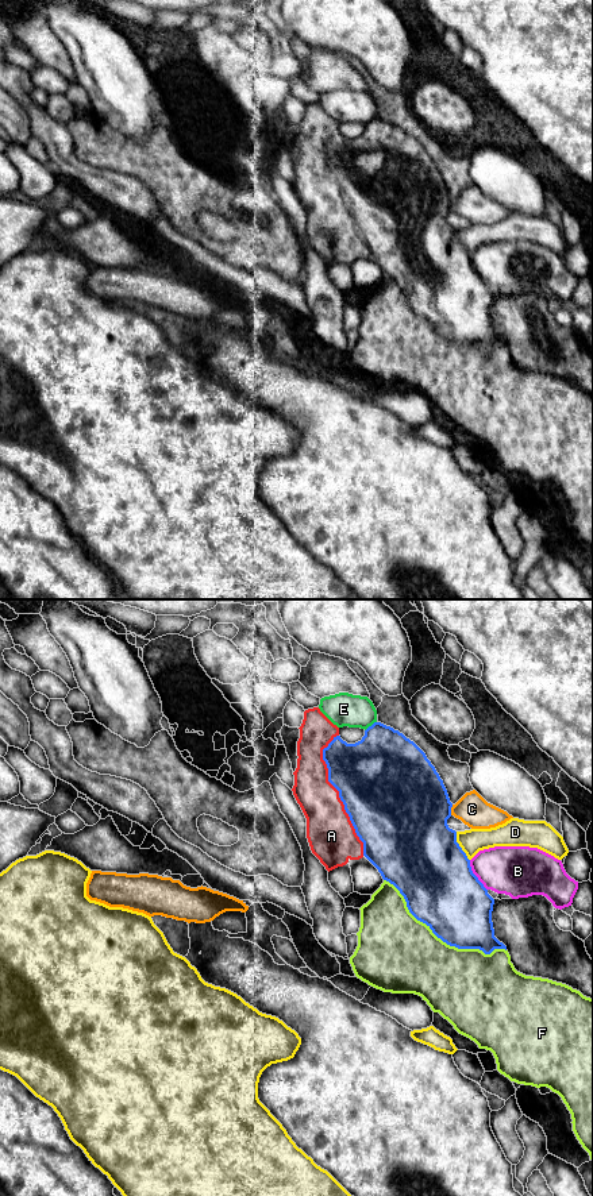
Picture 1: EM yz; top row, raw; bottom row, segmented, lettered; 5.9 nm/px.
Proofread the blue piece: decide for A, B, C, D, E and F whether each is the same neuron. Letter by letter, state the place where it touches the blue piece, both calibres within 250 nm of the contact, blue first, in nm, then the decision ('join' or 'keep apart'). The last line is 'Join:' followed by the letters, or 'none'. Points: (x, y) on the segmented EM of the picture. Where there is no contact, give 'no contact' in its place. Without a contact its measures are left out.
A: yz (339, 795) | 500/280 nm | join
B: yz (474, 875) | 440/300 nm | keep apart
C: yz (450, 810) | 500/190 nm | keep apart
D: yz (459, 847) | 480/150 nm | keep apart
E: yz (372, 725) | 400/200 nm | keep apart
F: yz (441, 938) | 420/440 nm | keep apart
Join: A

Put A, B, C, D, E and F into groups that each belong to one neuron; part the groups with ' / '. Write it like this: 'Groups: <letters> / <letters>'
Groups: A / B / C / D / E / F

